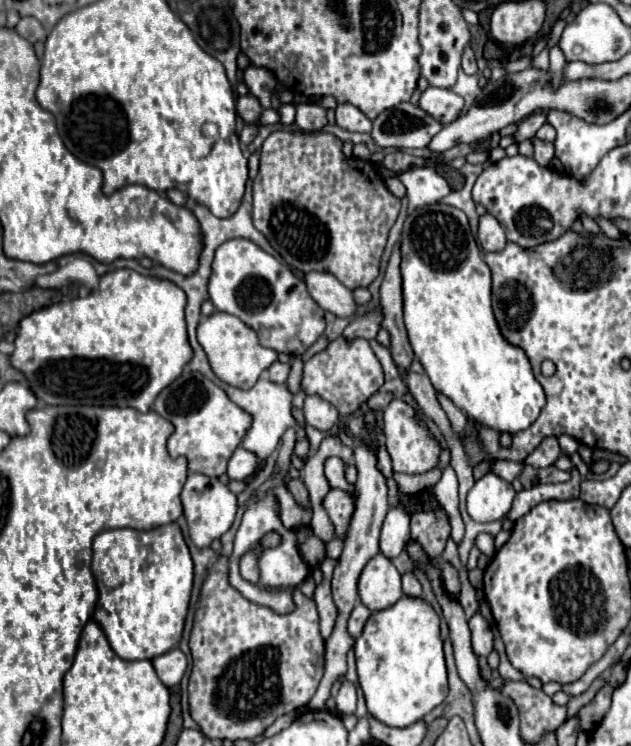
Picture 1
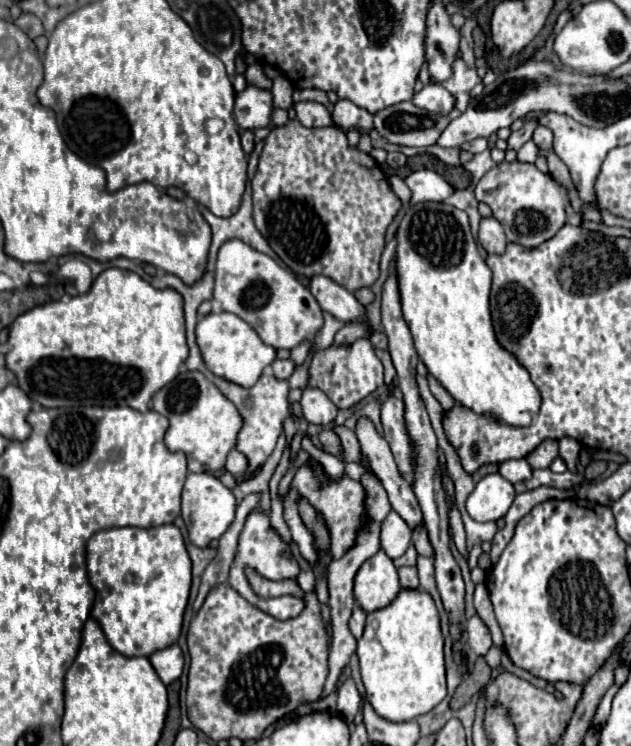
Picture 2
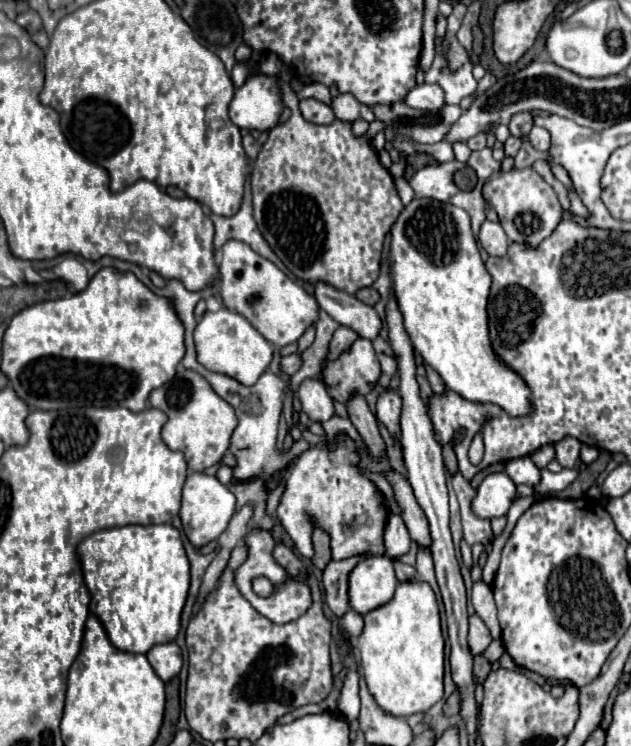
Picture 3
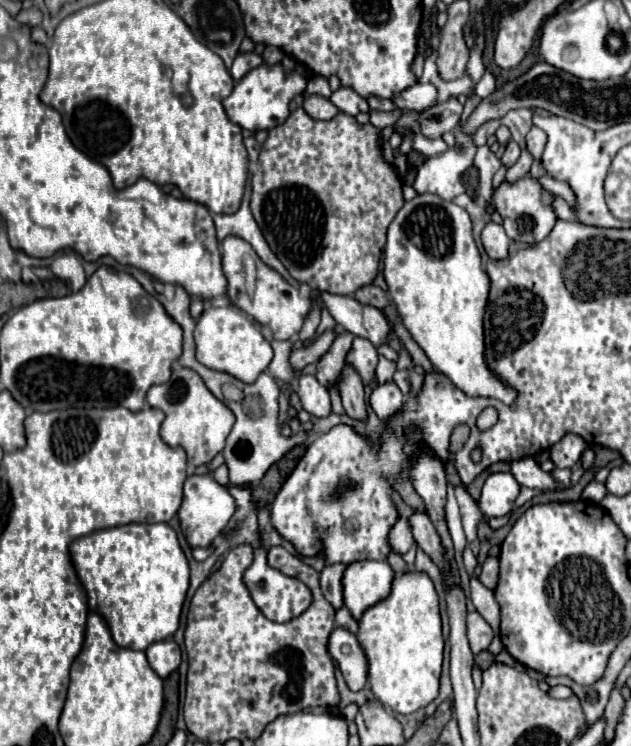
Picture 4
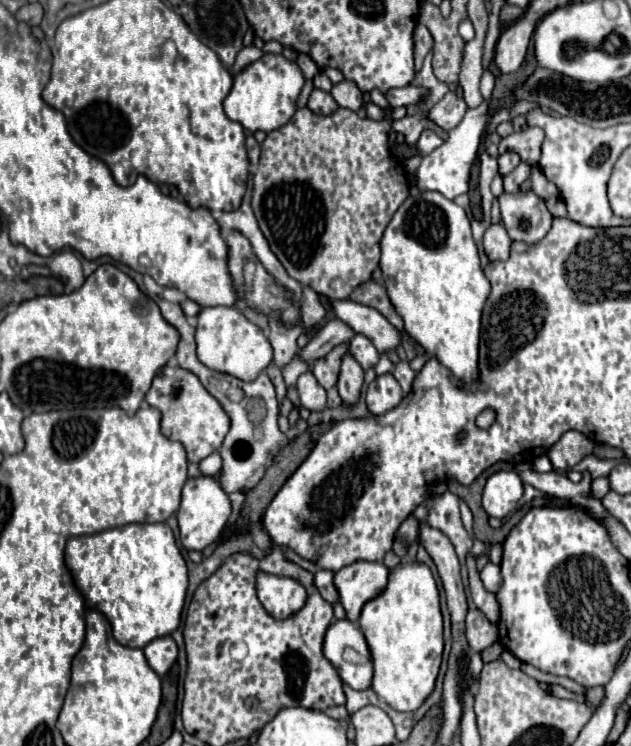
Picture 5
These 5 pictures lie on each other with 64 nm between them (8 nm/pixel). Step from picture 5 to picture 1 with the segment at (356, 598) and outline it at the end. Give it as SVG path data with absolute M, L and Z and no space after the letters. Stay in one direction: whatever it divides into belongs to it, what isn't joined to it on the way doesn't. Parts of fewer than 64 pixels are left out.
M378 552L364 566L358 578L358 596L362 604L372 612L386 610L404 596L400 584L400 572L382 552Z

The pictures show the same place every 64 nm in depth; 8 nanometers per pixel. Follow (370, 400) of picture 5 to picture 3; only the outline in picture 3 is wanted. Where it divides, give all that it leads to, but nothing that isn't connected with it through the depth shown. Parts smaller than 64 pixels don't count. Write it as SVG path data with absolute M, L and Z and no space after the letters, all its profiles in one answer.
M384 390L376 402L376 418L386 424L386 428L400 436L400 414L402 414L402 398L398 390Z

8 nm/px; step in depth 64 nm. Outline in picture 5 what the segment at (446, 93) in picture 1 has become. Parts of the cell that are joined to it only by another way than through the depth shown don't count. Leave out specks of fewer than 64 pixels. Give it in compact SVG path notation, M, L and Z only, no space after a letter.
M404 86L404 88L392 88L392 92L386 92L386 100L392 108L396 106L410 106L416 102L422 102L424 98L424 88L416 86Z

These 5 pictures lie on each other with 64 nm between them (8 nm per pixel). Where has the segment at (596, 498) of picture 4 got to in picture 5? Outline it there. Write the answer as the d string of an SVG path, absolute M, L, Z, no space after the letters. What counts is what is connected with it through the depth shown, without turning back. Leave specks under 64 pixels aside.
M608 477L594 479L591 484L592 496L602 499L610 490Z

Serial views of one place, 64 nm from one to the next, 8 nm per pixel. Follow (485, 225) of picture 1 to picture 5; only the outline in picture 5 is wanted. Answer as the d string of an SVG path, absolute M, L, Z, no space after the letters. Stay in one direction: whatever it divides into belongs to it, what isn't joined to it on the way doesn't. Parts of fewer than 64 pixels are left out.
M492 224L484 232L484 252L492 262L494 260L508 260L510 244L512 244L512 240L502 224Z

